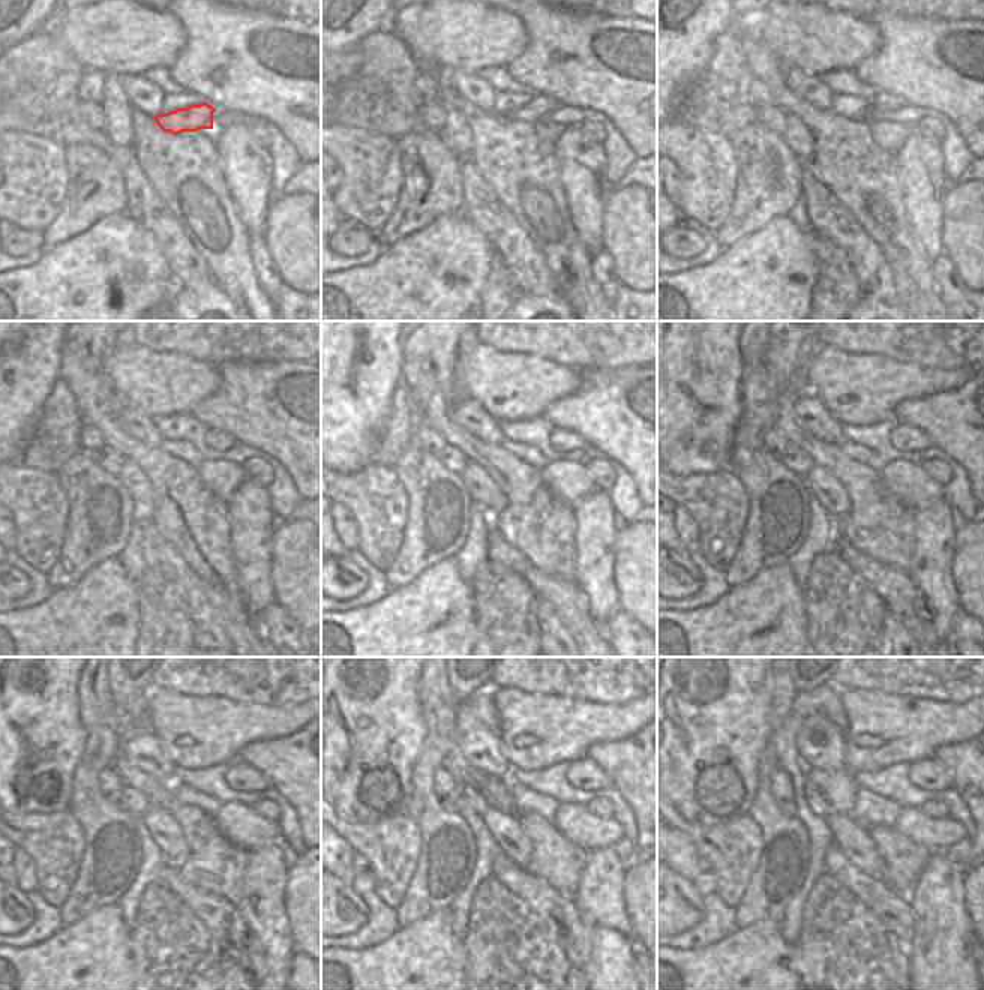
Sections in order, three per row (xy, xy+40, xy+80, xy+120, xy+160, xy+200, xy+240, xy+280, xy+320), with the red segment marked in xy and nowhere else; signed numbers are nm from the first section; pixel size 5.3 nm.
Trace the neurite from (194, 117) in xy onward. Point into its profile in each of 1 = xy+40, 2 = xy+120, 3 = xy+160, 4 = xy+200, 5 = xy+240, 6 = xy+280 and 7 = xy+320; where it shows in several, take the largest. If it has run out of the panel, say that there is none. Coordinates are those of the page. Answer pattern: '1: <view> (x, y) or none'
1: xy+40 (539, 107)
2: xy+120 (215, 438)
3: xy+160 (561, 440)
4: xy+200 (905, 438)
5: xy+240 (240, 776)
6: xy+280 (585, 774)
7: xy+320 (930, 774)

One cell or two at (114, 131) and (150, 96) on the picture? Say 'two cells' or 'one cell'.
two cells

